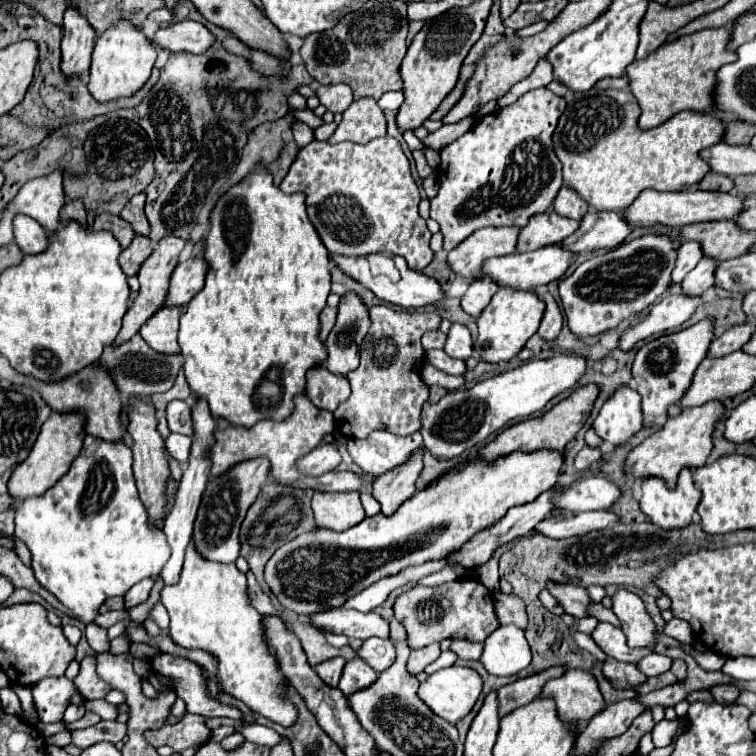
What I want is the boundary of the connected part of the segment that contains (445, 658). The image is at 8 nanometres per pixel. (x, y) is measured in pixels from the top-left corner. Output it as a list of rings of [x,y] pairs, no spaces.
[[[446,650],[446,652],[442,652],[442,654],[438,656],[438,660],[434,660],[432,664],[428,664],[428,666],[424,668],[424,672],[426,672],[426,674],[432,674],[432,672],[436,672],[436,670],[440,670],[440,668],[446,668],[446,666],[454,664],[454,662],[456,662],[454,652]]]

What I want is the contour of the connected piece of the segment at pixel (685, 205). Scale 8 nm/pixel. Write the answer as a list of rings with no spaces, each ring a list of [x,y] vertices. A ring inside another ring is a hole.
[[[644,190],[620,216],[632,224],[634,228],[648,228],[656,224],[680,228],[696,222],[712,222],[712,220],[730,220],[744,208],[744,200],[726,194],[726,192],[704,192],[704,190],[684,190],[684,192],[656,192]]]

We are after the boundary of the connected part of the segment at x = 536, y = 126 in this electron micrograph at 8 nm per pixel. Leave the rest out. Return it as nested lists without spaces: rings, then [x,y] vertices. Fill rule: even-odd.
[[[548,88],[530,90],[508,108],[484,116],[464,136],[460,136],[458,140],[440,150],[442,156],[442,162],[438,166],[440,192],[436,198],[430,200],[430,218],[440,224],[440,232],[444,236],[444,252],[456,248],[478,228],[526,226],[530,216],[542,214],[552,206],[558,190],[564,184],[562,166],[552,146],[552,134],[564,108],[566,100],[562,96],[556,96]]]

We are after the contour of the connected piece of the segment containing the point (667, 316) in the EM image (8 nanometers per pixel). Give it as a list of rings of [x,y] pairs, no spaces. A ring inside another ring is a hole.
[[[684,294],[666,296],[664,300],[660,300],[658,304],[652,306],[650,314],[642,322],[628,328],[620,336],[618,348],[622,352],[630,352],[636,346],[636,342],[640,342],[640,340],[646,340],[658,332],[678,328],[682,322],[686,322],[694,314],[694,310],[700,304],[702,304],[702,298],[688,298]]]

